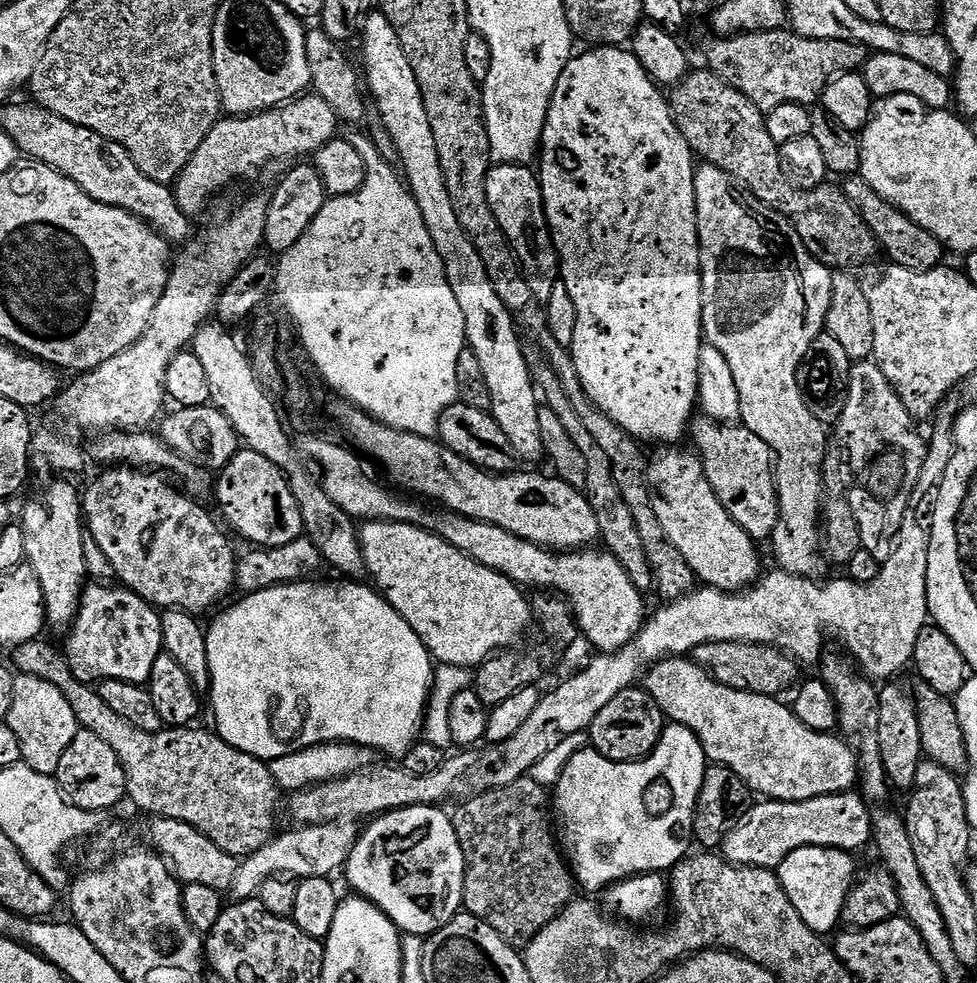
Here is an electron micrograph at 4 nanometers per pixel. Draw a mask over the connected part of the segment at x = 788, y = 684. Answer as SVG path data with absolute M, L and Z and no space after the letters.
M706 642L690 653L690 658L700 668L705 668L713 678L738 690L748 690L763 696L783 697L784 691L795 689L801 679L801 665L778 648L766 644L739 644L738 642Z

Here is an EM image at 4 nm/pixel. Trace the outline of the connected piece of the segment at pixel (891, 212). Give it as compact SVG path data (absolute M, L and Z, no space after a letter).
M858 174L851 175L843 181L842 187L846 198L850 198L854 210L862 214L866 226L870 226L874 234L877 245L889 256L887 259L891 263L915 272L929 272L945 263L944 243L934 238L930 230L926 230L921 224L911 220L901 208L895 208L893 204L886 202L886 198L882 198L882 194L878 194L878 190L870 186L870 182L866 182Z

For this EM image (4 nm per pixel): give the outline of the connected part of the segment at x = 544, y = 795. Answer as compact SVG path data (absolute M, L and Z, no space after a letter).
M525 774L520 780L501 788L488 788L472 796L457 812L451 813L452 825L464 855L463 911L474 918L482 918L486 926L494 926L507 944L517 950L528 947L529 942L577 895L578 885L571 867L562 855L557 833L554 831L554 812L550 807L549 789L534 782Z

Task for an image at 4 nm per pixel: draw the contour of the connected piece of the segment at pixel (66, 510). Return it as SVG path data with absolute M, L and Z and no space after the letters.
M56 478L49 488L44 488L24 508L22 523L26 534L26 561L42 582L46 606L46 624L49 629L71 628L76 612L80 609L80 596L89 579L86 570L84 538L86 521L82 507L82 492L71 484L71 479Z

